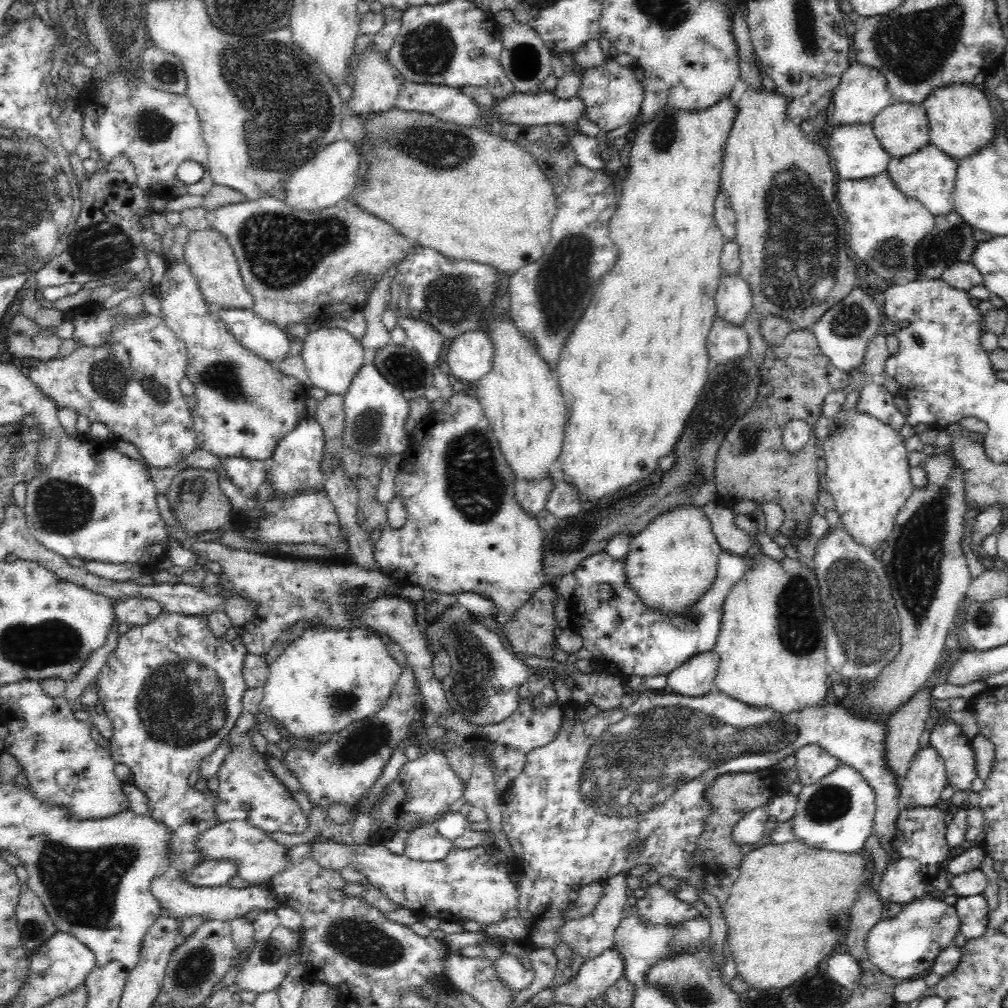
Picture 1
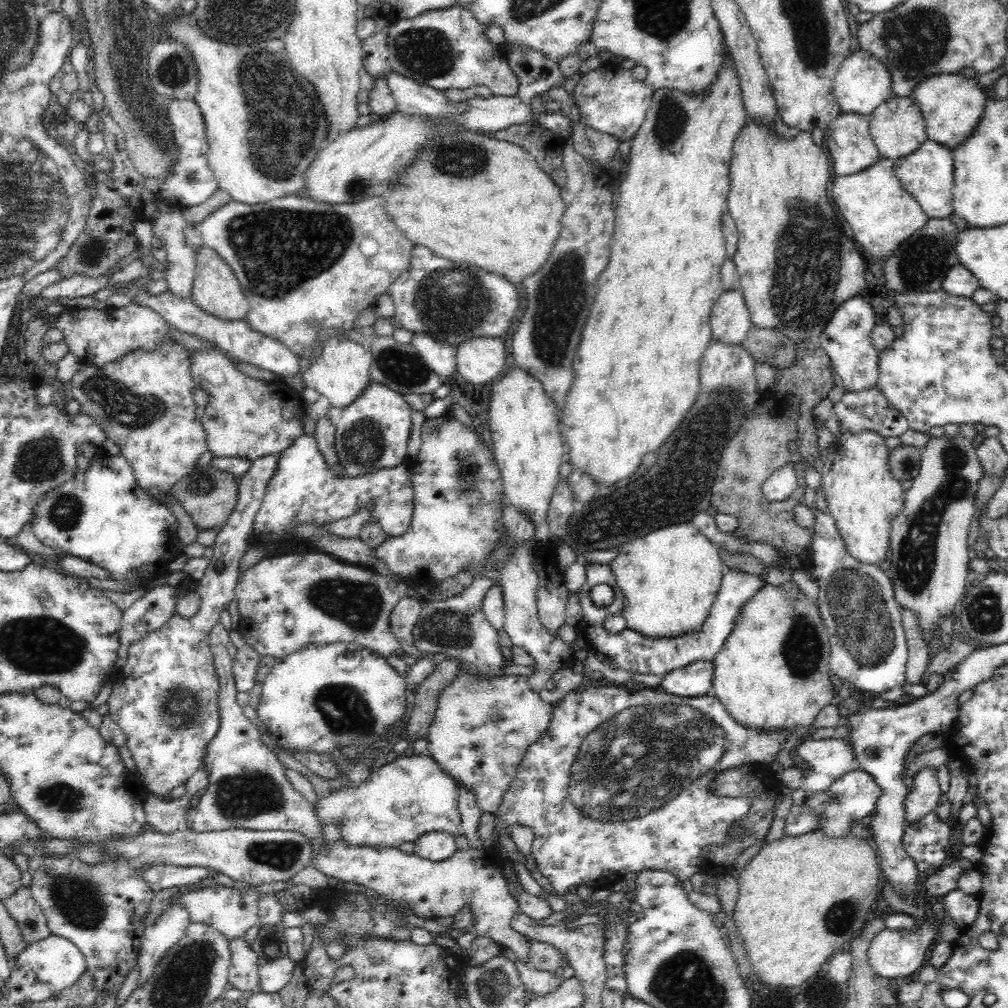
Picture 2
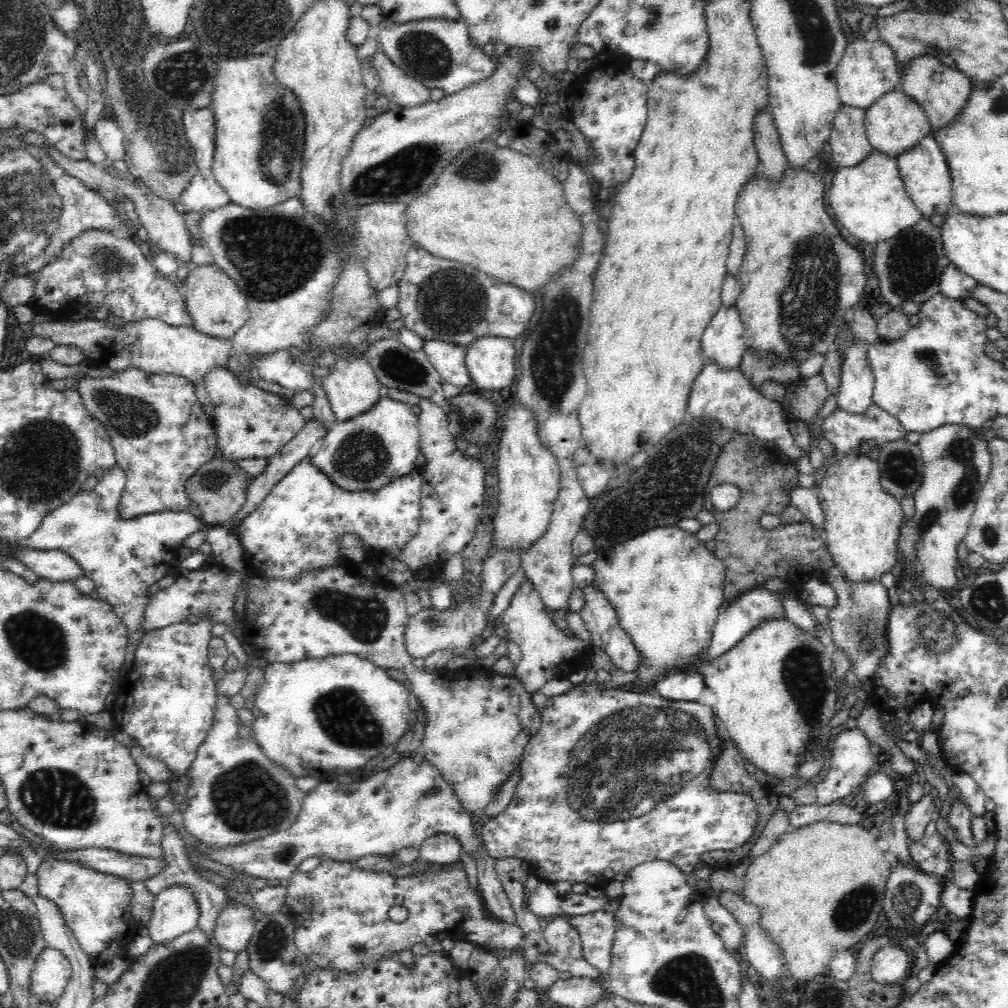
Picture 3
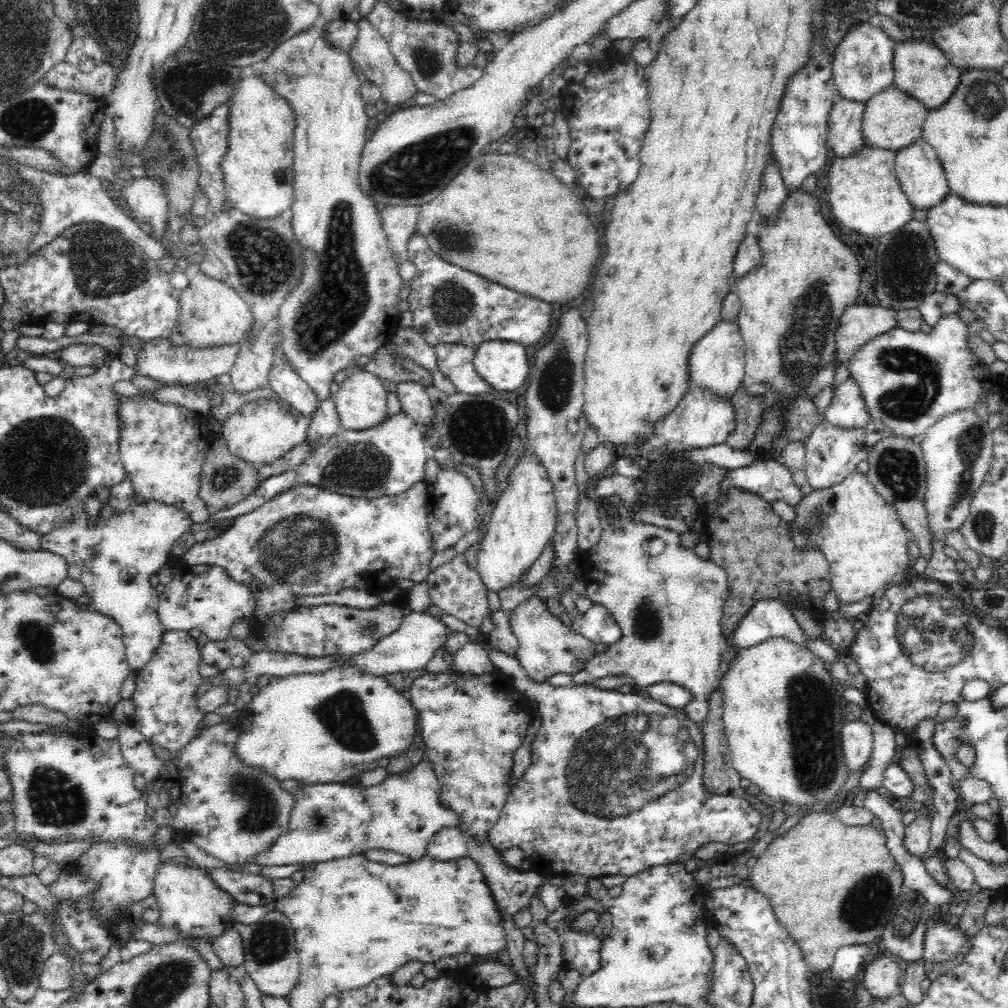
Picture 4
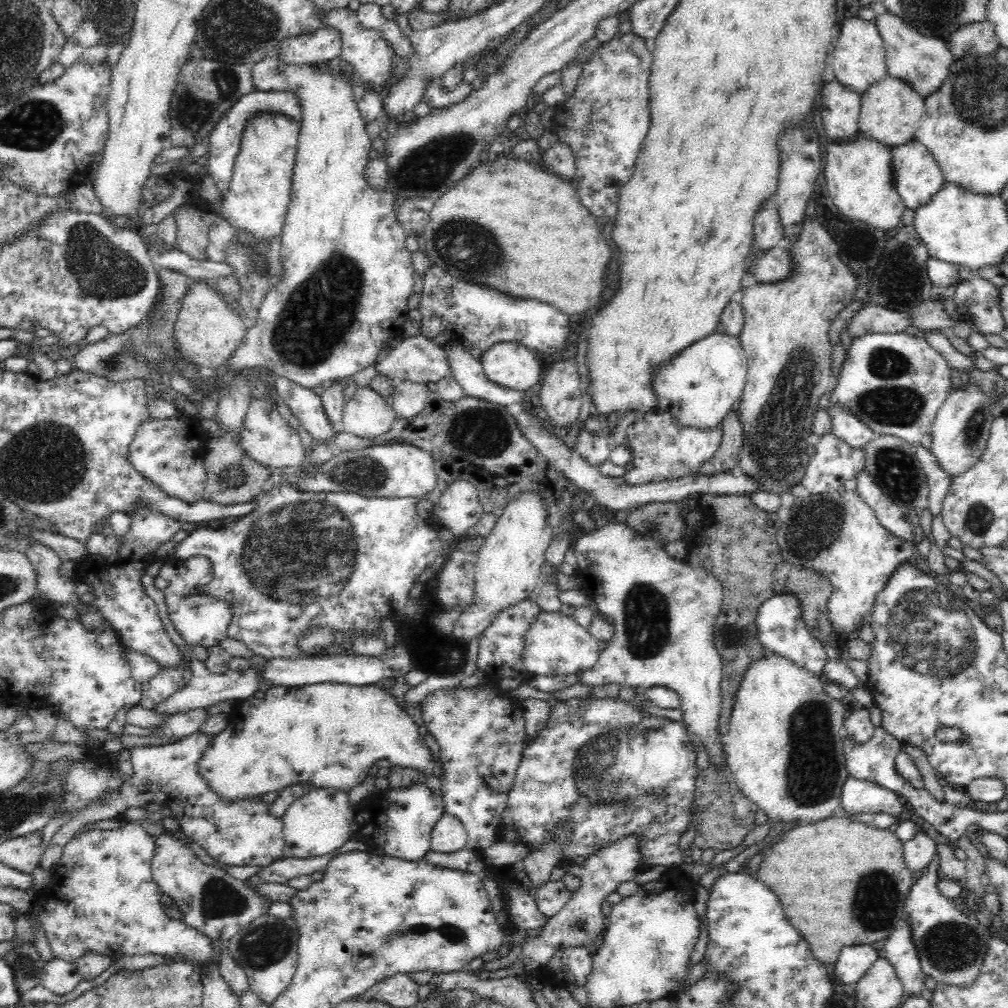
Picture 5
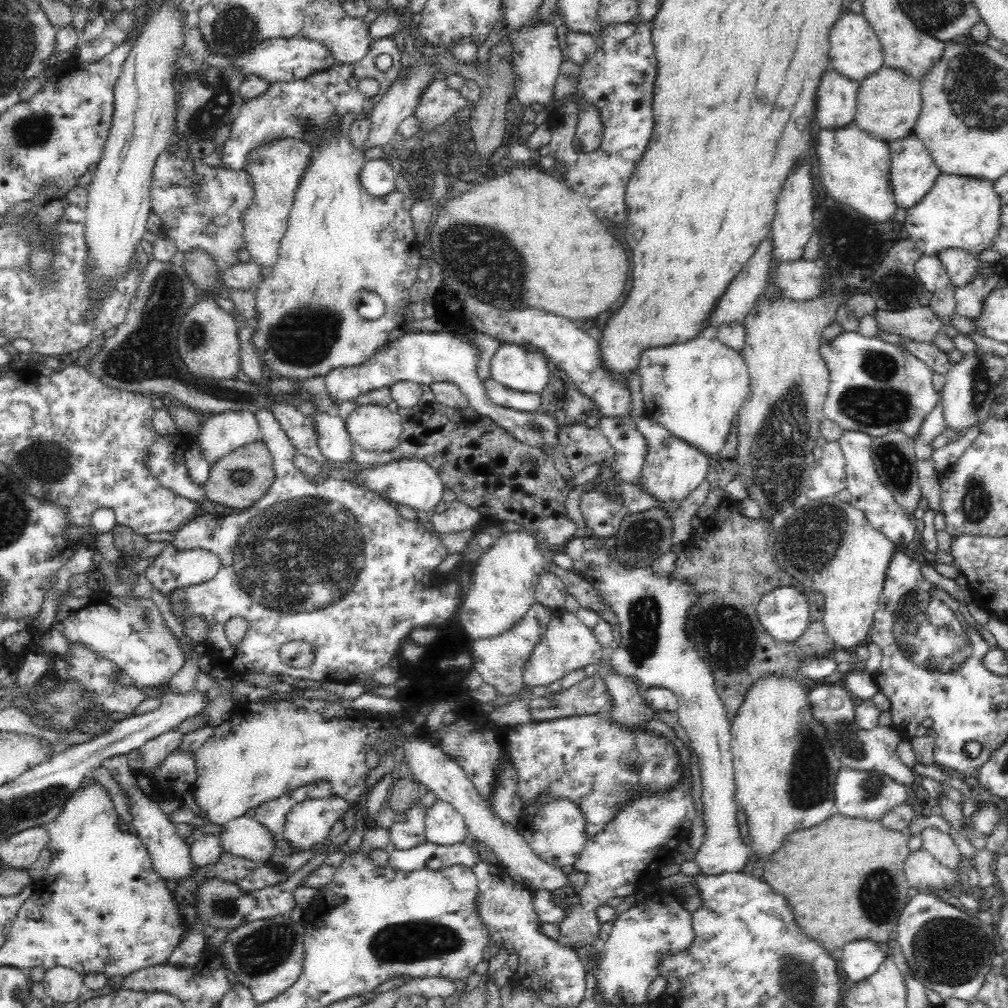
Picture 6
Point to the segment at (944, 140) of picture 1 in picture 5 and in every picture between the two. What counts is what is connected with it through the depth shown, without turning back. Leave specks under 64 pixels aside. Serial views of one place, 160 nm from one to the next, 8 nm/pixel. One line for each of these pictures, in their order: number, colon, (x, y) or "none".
2: (951, 104)
3: (941, 91)
4: (921, 69)
5: (923, 61)

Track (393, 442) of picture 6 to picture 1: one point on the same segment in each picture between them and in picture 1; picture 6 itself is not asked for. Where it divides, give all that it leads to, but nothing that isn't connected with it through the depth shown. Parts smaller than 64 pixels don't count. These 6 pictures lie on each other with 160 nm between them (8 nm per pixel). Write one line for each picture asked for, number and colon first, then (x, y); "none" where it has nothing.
1: (333, 358)
2: (341, 372)
3: (353, 389)
4: (361, 402)
5: (368, 415)

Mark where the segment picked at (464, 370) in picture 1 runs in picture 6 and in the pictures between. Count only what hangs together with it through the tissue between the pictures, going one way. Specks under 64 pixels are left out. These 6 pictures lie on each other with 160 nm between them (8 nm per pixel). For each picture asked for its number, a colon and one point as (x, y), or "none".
2: (482, 360)
3: (491, 361)
4: (502, 364)
5: (511, 365)
6: (521, 370)

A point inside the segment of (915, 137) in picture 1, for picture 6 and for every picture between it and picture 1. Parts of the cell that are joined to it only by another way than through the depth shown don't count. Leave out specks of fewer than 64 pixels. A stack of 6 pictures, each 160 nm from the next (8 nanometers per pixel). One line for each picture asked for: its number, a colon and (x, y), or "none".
2: (897, 127)
3: (894, 123)
4: (892, 119)
5: (890, 111)
6: (889, 101)

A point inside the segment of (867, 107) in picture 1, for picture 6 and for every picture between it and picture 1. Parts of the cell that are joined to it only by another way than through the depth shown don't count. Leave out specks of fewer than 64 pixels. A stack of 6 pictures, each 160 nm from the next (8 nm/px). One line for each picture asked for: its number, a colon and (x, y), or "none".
2: (862, 82)
3: (868, 69)
4: (861, 65)
5: (859, 55)
6: (854, 51)

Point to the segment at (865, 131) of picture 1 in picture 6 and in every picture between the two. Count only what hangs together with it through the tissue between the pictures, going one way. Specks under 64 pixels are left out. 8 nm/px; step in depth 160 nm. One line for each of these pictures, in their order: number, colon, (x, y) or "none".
2: (850, 147)
3: (848, 142)
4: (845, 136)
5: (840, 106)
6: (835, 99)

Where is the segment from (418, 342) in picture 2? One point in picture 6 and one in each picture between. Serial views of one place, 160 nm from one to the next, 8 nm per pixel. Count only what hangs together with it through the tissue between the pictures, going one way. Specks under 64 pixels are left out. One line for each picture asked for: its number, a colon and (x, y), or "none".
3: (449, 360)
4: (456, 361)
5: (470, 374)
6: (526, 403)

